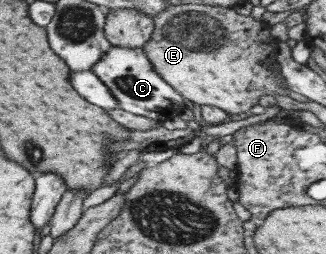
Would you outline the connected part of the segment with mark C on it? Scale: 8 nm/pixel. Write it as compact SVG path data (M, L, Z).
M111 45L105 56L93 64L91 71L114 95L119 108L132 114L163 122L178 117L180 112L184 112L187 108L185 98L154 70L142 48Z

